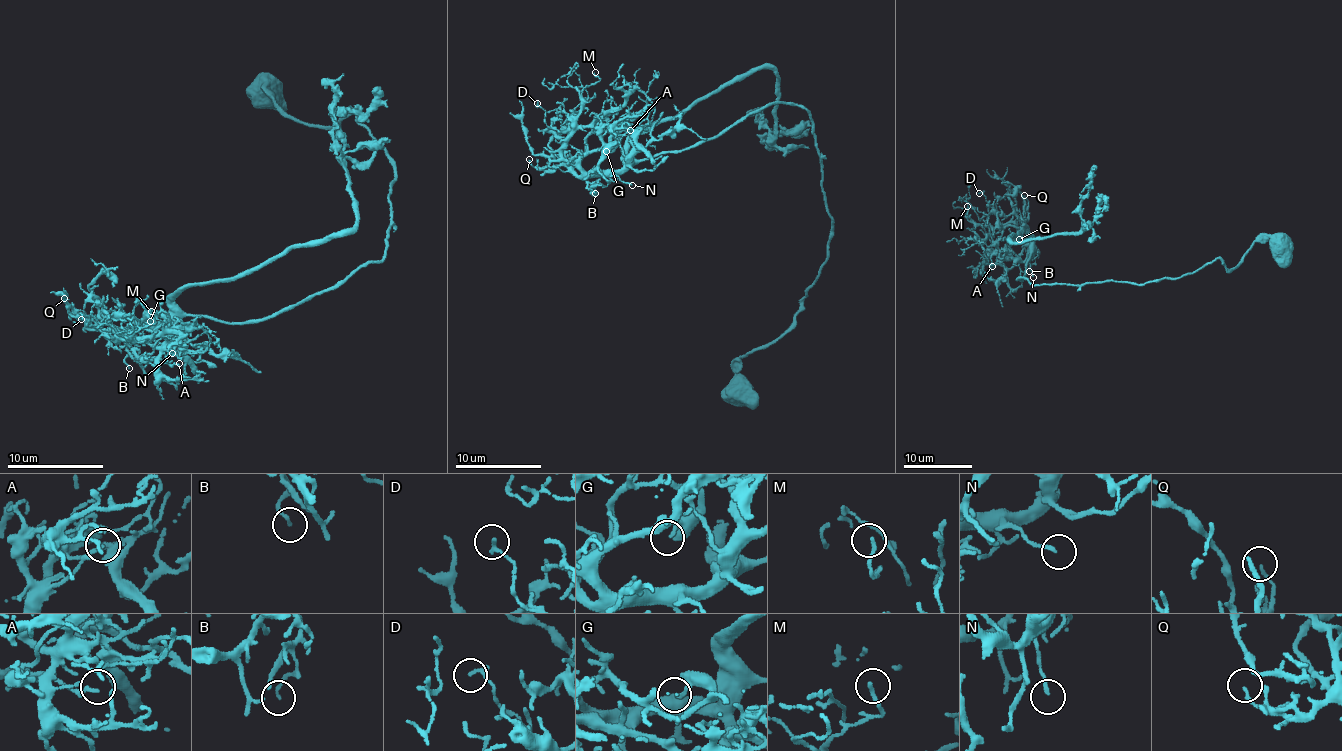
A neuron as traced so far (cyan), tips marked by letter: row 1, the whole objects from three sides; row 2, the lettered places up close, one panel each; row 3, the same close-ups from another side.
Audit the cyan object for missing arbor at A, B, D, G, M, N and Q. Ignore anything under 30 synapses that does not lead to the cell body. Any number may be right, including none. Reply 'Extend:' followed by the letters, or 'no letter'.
Extend: no letter

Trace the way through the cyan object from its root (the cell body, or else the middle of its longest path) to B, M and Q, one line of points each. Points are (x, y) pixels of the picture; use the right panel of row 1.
B: (1284, 248), (1256, 240), (1233, 270), (1214, 259), (1142, 284), (1037, 285), (1016, 277), (1031, 243), (1029, 271)
M: (1284, 248), (1037, 285), (1016, 277), (1030, 253), (967, 206)
Q: (1284, 248), (1256, 240), (1233, 270), (1214, 259), (1142, 284), (1037, 285), (1016, 277), (1032, 251), (1024, 195)

